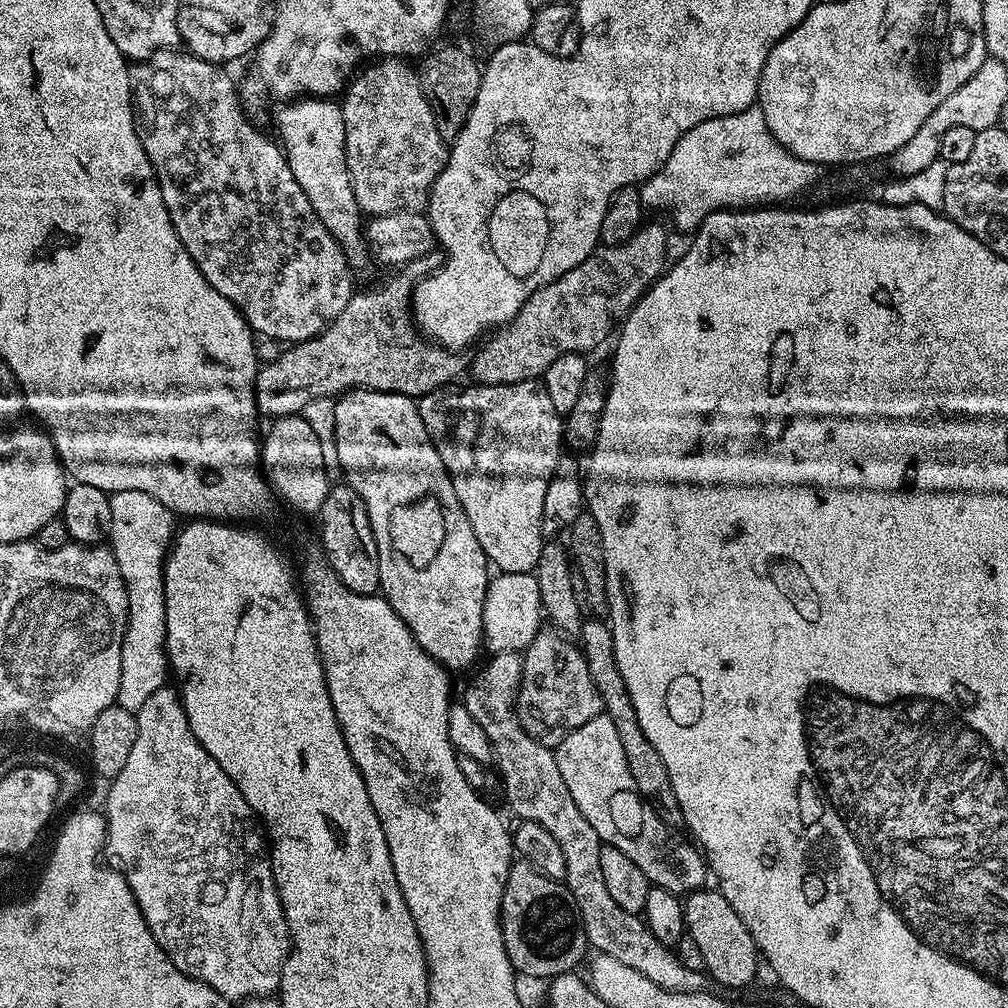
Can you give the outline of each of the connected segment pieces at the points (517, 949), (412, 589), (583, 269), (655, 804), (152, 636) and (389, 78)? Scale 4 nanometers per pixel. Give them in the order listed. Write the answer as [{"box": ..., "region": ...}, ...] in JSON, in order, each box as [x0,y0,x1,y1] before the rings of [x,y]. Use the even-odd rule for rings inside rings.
[{"box":[500,859,590,982],"region":[[[517,859],[508,871],[500,903],[500,929],[506,954],[517,973],[521,977],[533,976],[536,980],[544,980],[543,982],[551,981],[553,976],[563,972],[579,969],[585,959],[584,951],[589,951],[590,948],[588,935],[584,933],[584,924],[580,920],[580,911],[567,884],[550,878],[544,872],[539,872],[526,860]]]},{"box":[334,388,490,670],"region":[[[353,388],[341,395],[336,400],[334,410],[334,426],[336,435],[334,443],[334,460],[344,467],[347,484],[362,498],[366,506],[366,514],[370,518],[370,530],[374,534],[374,542],[378,546],[378,574],[380,575],[379,595],[383,596],[386,602],[406,622],[410,634],[426,650],[430,658],[434,658],[439,664],[449,670],[455,668],[468,668],[476,660],[480,648],[482,652],[482,641],[484,638],[484,603],[488,593],[488,581],[490,579],[490,565],[482,546],[478,546],[478,538],[474,538],[474,529],[470,526],[470,518],[466,518],[466,510],[462,510],[462,502],[458,502],[458,494],[454,494],[454,486],[450,482],[450,474],[446,466],[442,466],[442,458],[434,446],[434,442],[428,433],[428,427],[422,422],[417,401],[410,396],[394,394],[393,392],[375,392],[369,388]]]},{"box":[470,223,669,385],"region":[[[641,223],[640,229],[625,244],[598,246],[578,266],[574,266],[574,270],[562,274],[562,278],[537,290],[509,324],[503,325],[479,345],[480,353],[476,357],[473,355],[470,360],[470,373],[476,379],[473,381],[477,385],[539,381],[550,362],[554,362],[554,358],[562,358],[562,354],[567,352],[588,354],[591,348],[598,347],[608,335],[611,337],[629,310],[636,305],[636,301],[648,291],[649,286],[666,268],[664,255],[668,252],[669,229],[664,229],[660,224],[648,223]]]},{"box":[578,618,680,821],"region":[[[600,618],[585,619],[578,640],[582,645],[586,666],[590,670],[590,678],[594,678],[594,686],[598,686],[598,694],[602,694],[603,715],[608,716],[610,722],[614,722],[614,726],[618,730],[618,738],[622,741],[622,750],[626,753],[626,766],[630,766],[630,778],[634,778],[641,796],[660,815],[661,820],[679,821],[680,807],[678,798],[674,794],[674,786],[670,786],[670,774],[666,774],[666,762],[662,762],[658,750],[654,750],[654,746],[650,746],[650,738],[646,738],[646,734],[642,734],[642,726],[638,726],[638,714],[634,714],[634,702],[630,702],[626,682],[622,682],[622,674],[618,674],[618,662],[614,658],[614,638],[611,627]]]},{"box":[108,490,176,712],"region":[[[142,490],[111,493],[108,502],[108,547],[118,562],[127,592],[127,628],[123,634],[117,704],[137,712],[168,678],[165,648],[164,563],[176,530],[175,513]]]},{"box":[340,58,449,217],"region":[[[380,58],[369,64],[372,65],[368,69],[365,67],[347,85],[340,104],[346,130],[344,153],[354,198],[361,213],[369,217],[396,211],[423,213],[428,206],[432,184],[448,161],[449,145],[438,134],[438,126],[434,126],[434,114],[424,97],[417,69],[411,68],[408,65],[411,63],[404,58]]]}]

